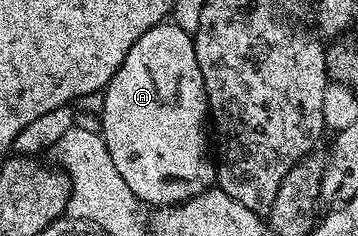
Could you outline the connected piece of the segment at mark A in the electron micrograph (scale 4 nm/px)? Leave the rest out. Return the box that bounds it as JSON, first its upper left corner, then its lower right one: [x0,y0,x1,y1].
[101,22,216,206]

